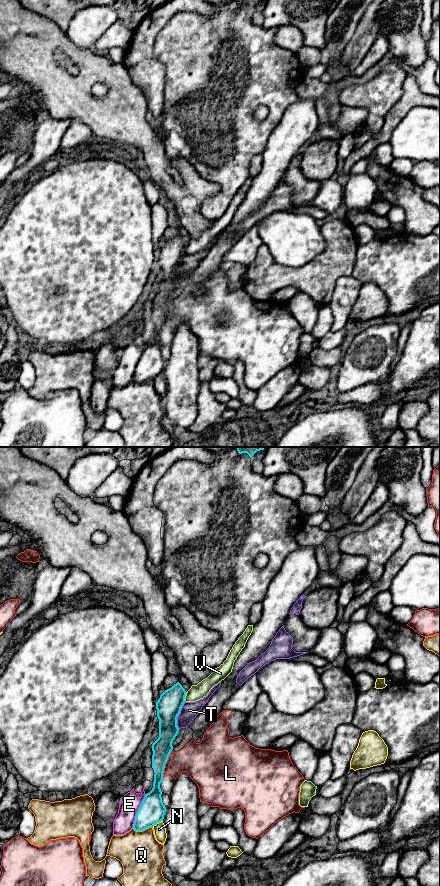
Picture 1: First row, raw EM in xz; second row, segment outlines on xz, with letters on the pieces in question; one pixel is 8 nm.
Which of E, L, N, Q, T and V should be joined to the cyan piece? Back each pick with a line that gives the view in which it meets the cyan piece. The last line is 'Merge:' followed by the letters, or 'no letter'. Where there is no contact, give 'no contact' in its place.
Merge: no letter

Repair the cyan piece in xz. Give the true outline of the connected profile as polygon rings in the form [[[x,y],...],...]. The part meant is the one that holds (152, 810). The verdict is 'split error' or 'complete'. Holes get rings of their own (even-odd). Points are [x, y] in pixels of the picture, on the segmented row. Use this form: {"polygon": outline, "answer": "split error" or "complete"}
{"polygon": [[[177,682],[165,690],[156,702],[159,719],[159,737],[152,744],[152,768],[154,782],[152,790],[145,797],[136,813],[133,829],[143,831],[163,821],[166,807],[162,802],[160,783],[168,757],[173,750],[172,742],[179,732],[177,717],[185,703],[186,691]]], "answer": "complete"}

